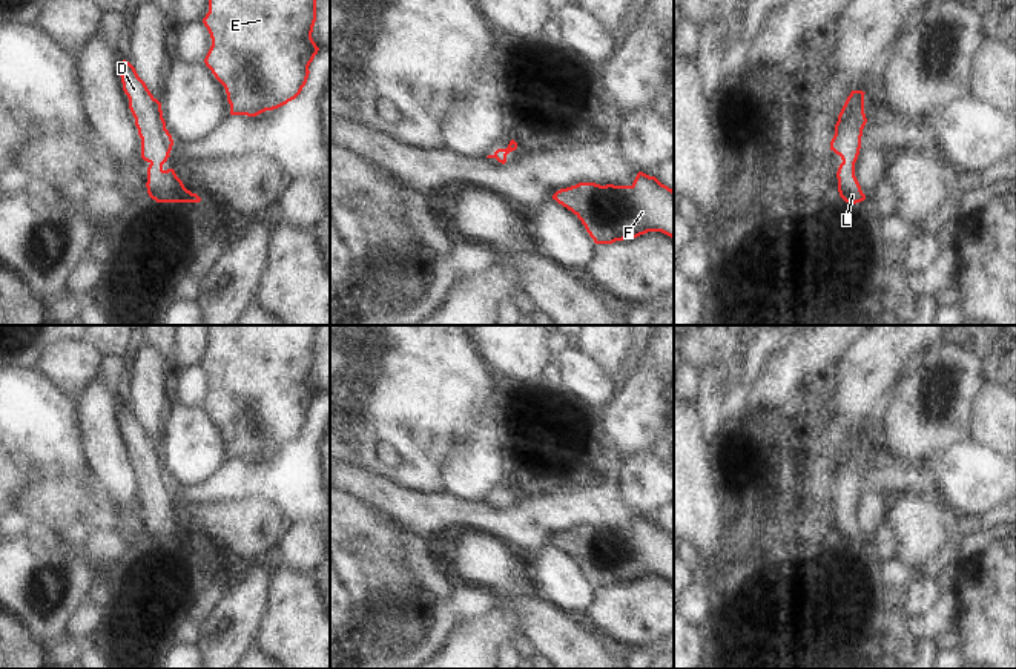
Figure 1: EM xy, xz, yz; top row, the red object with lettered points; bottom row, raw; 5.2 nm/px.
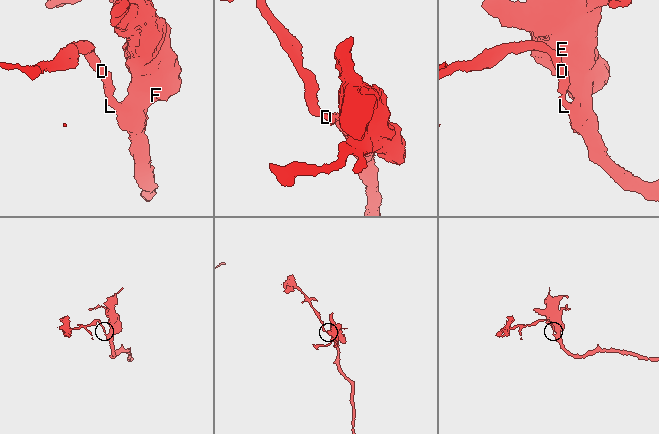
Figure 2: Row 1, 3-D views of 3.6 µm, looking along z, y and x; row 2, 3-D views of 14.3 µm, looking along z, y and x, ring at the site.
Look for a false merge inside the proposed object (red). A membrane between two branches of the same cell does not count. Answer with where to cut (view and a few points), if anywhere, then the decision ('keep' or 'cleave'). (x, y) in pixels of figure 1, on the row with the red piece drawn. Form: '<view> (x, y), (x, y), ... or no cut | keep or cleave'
no cut | keep

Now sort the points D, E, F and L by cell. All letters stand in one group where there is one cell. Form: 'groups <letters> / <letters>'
groups D E F L

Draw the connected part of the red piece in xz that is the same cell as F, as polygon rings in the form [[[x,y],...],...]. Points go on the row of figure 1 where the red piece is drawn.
[[[638,172],[631,186],[579,183],[553,195],[585,226],[595,244],[612,244],[648,232],[674,238],[674,190]]]

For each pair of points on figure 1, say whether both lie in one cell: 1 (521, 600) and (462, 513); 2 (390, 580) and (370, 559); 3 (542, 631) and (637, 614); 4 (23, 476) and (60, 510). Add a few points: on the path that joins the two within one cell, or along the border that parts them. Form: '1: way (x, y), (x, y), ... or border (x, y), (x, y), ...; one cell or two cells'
1: border (475, 530), (491, 533), (508, 545); two cells
2: way (385, 576), (375, 563); one cell
3: border (579, 616), (588, 625); two cells
4: border (43, 477), (37, 477), (17, 497), (16, 505); two cells

